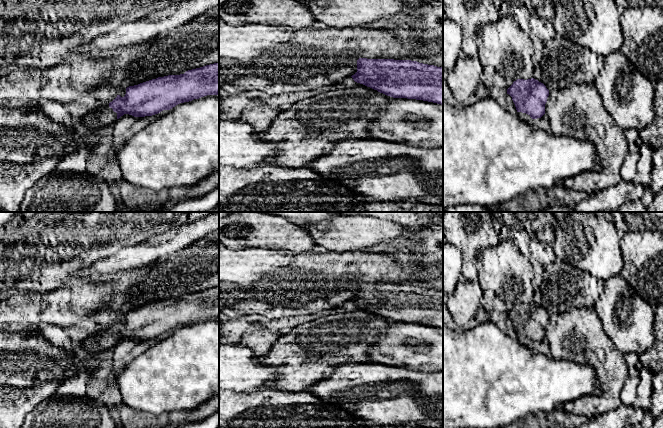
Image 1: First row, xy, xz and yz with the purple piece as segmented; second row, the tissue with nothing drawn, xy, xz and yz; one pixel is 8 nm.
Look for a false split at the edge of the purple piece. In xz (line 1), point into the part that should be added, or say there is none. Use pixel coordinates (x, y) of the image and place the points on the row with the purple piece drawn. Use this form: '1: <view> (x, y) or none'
1: none

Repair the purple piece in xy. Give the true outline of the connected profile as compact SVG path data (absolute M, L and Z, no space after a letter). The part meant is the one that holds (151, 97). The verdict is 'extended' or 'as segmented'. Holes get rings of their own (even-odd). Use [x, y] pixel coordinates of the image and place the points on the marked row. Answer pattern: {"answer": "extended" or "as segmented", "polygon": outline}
{"answer": "extended", "polygon": "M219 63L186 71L180 75L158 77L126 88L124 97L92 110L81 119L87 133L105 128L124 114L152 116L176 105L219 94Z"}

